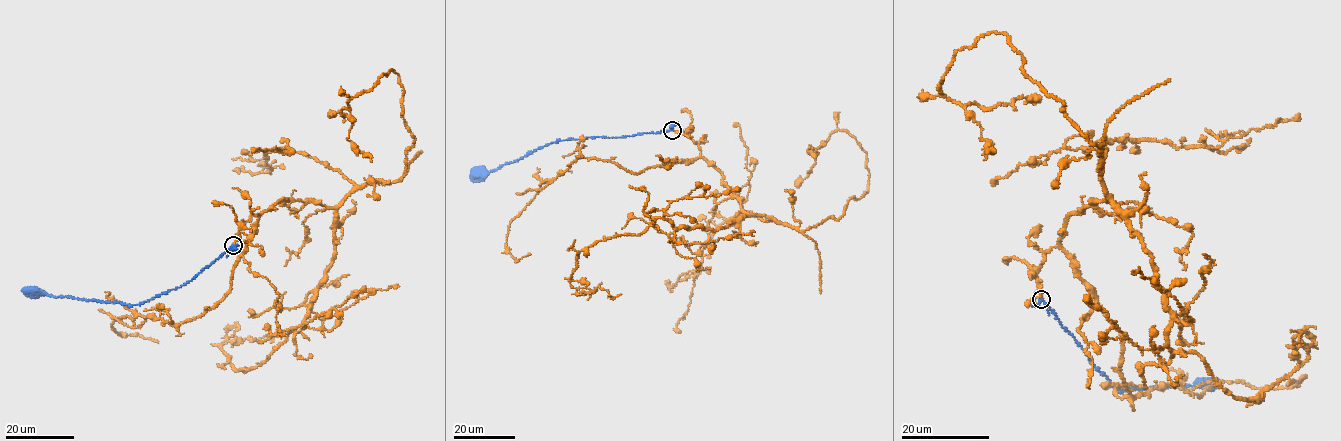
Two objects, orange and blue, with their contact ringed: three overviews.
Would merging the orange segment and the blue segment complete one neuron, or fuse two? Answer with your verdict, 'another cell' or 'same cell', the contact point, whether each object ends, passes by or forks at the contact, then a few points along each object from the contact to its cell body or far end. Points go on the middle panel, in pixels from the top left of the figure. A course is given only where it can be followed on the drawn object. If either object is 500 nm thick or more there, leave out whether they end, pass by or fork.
another cell | (672, 130) | orange ends | blue passes by | orange via (672, 130), (697, 144), (746, 212), (800, 231), (867, 191), (853, 136), (836, 130), (815, 150) | blue via (672, 130), (629, 136), (557, 140), (493, 170), (473, 174), (471, 171)

